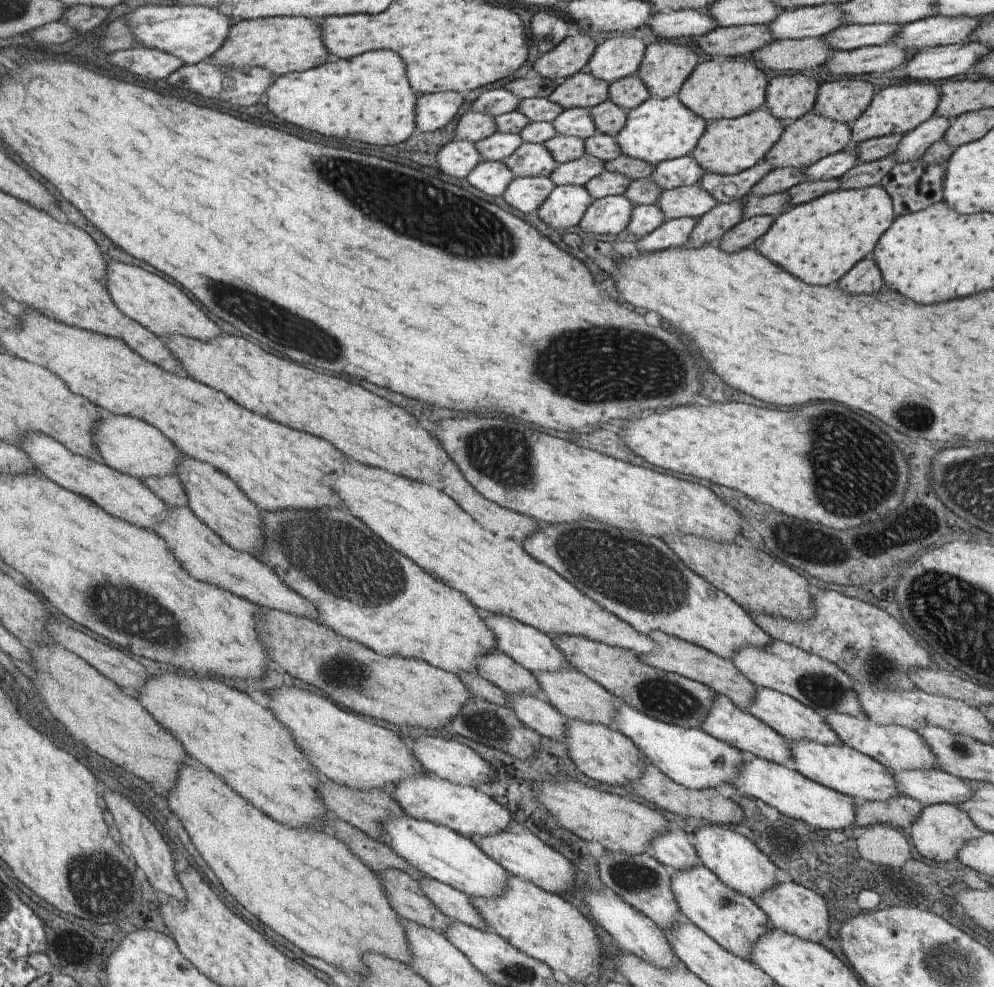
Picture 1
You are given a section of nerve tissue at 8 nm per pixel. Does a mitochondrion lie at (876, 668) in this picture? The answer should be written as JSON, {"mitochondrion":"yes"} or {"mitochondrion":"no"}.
{"mitochondrion":"yes"}

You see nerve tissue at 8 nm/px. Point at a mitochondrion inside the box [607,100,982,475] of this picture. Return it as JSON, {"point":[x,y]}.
{"point":[916,415]}

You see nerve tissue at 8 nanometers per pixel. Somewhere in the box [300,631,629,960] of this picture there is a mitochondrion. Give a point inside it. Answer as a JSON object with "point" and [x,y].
{"point":[346,675]}

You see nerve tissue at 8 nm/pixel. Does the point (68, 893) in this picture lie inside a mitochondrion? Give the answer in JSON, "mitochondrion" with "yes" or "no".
{"mitochondrion":"yes"}

